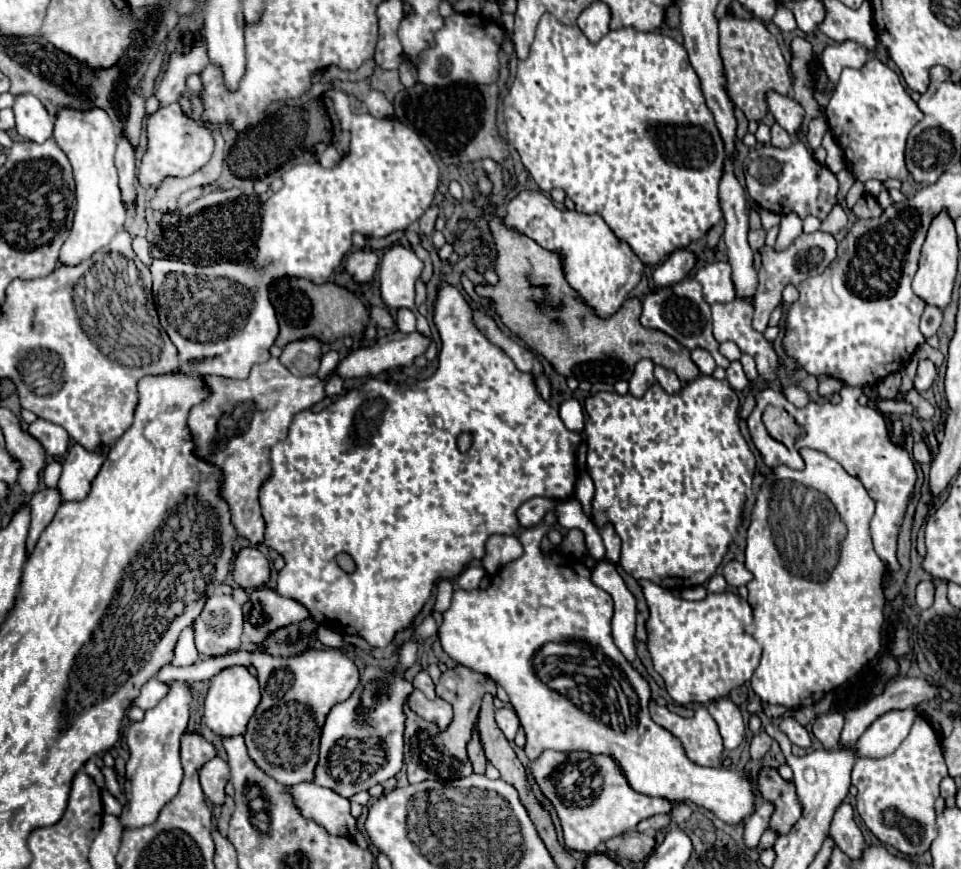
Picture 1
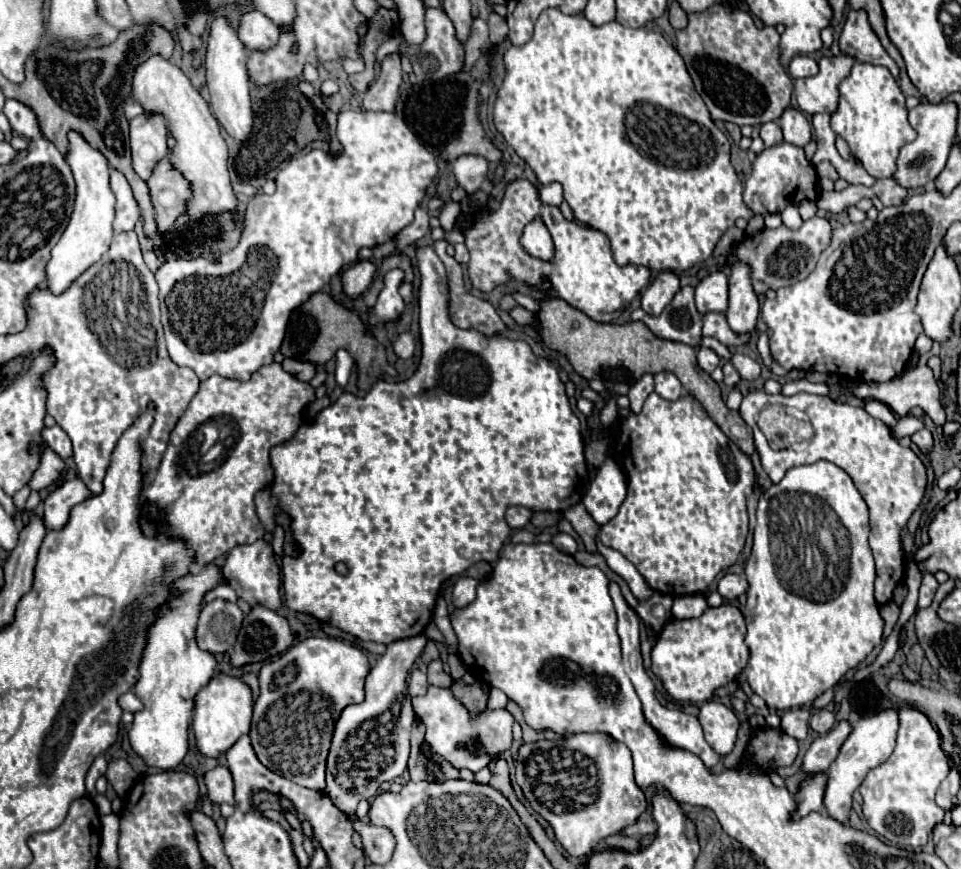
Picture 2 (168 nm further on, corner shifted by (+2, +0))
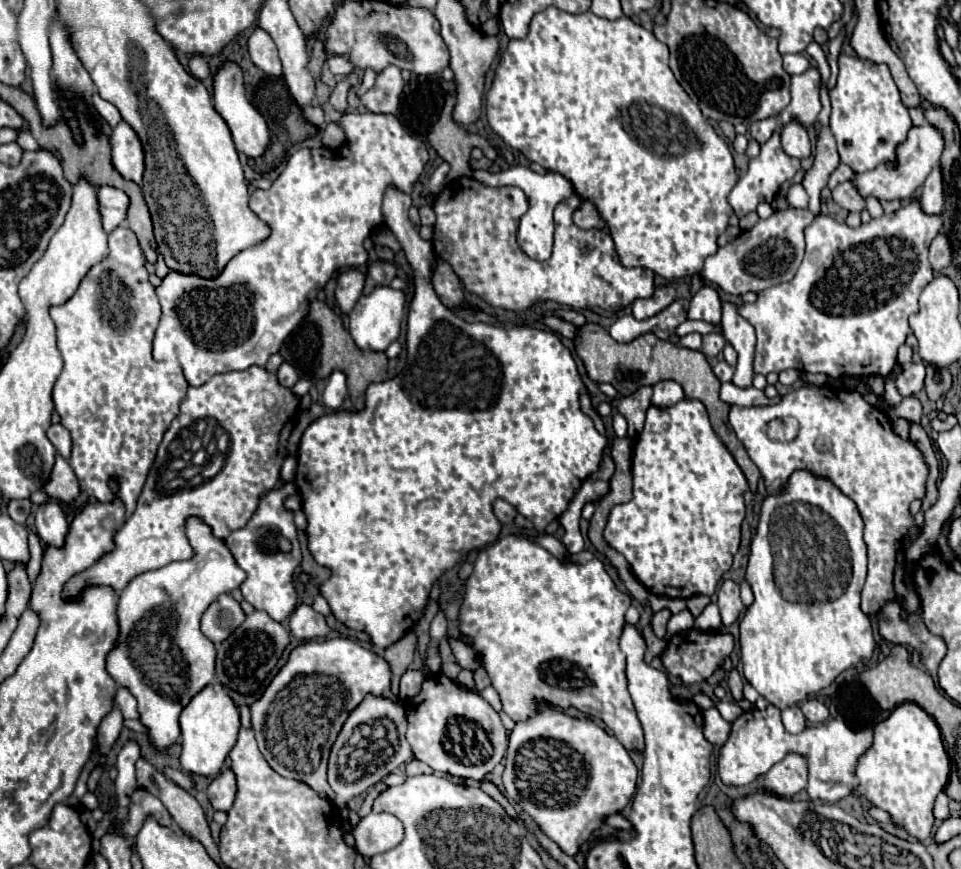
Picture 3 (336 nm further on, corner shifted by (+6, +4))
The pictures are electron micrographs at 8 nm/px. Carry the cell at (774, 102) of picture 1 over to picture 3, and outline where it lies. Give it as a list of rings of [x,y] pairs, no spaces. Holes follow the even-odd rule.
[[[797,122],[783,124],[781,142],[783,142],[783,150],[793,158],[807,158],[811,154],[809,134],[807,134],[805,126],[801,126]]]

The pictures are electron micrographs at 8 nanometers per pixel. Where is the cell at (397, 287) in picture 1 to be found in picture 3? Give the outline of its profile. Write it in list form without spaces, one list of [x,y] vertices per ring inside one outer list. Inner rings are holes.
[[[375,288],[369,296],[361,296],[349,314],[349,332],[355,344],[361,350],[385,350],[399,336],[403,308],[405,308],[405,296],[401,290]]]

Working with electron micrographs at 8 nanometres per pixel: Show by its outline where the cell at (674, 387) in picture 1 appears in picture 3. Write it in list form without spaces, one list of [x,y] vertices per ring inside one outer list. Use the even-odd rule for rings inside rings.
[[[661,380],[661,382],[653,384],[653,404],[655,406],[667,408],[667,406],[677,404],[683,398],[685,398],[683,388],[673,380]]]

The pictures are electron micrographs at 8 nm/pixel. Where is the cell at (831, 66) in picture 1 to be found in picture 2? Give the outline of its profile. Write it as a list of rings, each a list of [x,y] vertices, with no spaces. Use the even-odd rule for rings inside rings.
[[[833,56],[819,60],[819,74],[795,82],[795,98],[805,114],[835,112],[839,100],[839,82],[855,64],[851,56]]]

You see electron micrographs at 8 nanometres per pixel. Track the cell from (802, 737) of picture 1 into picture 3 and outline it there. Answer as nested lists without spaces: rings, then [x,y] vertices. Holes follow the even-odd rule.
[[[789,706],[783,710],[783,724],[785,730],[791,734],[799,734],[805,728],[805,716],[799,706]]]

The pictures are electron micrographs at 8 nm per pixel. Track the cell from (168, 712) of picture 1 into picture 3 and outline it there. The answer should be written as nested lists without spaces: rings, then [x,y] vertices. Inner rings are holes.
[[[199,518],[187,520],[187,536],[195,550],[195,556],[191,560],[183,562],[171,562],[159,570],[143,572],[141,576],[135,576],[121,592],[119,604],[117,604],[117,616],[119,616],[119,628],[121,636],[117,640],[117,646],[107,656],[107,672],[113,676],[113,680],[119,686],[125,686],[139,702],[139,722],[147,728],[147,742],[155,752],[165,752],[179,740],[179,714],[183,710],[183,704],[189,702],[203,686],[207,686],[213,680],[215,674],[215,646],[209,638],[203,636],[199,630],[199,620],[205,608],[217,600],[217,596],[231,592],[233,588],[239,588],[239,584],[245,580],[245,572],[235,564],[231,552],[227,550],[223,540],[213,538],[211,528],[203,524]],[[163,636],[169,636],[165,644],[167,648],[155,650],[157,642],[163,642]]]

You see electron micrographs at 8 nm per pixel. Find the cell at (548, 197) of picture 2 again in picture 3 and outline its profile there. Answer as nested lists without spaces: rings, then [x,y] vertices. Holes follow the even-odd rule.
[[[513,166],[507,172],[499,172],[499,174],[493,174],[487,170],[473,170],[473,178],[485,186],[517,186],[525,192],[525,196],[529,198],[529,210],[521,218],[521,224],[517,230],[517,244],[529,258],[539,260],[539,262],[549,260],[551,250],[553,250],[553,210],[561,200],[567,200],[573,194],[571,182],[563,178],[561,174],[553,174],[553,172],[537,174],[525,166]]]

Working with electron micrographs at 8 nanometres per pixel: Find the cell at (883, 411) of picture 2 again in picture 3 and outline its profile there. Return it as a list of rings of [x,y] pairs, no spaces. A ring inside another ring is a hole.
[[[915,396],[911,398],[903,398],[903,402],[893,408],[895,410],[895,418],[905,418],[913,424],[919,424],[919,416],[921,416],[921,406],[919,406],[919,400]]]

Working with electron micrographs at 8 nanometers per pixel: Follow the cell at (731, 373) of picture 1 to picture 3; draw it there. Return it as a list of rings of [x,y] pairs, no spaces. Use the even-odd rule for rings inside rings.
[[[725,360],[717,362],[717,366],[713,368],[713,372],[715,372],[715,376],[717,376],[721,382],[729,382],[731,376],[733,376],[733,368],[731,368]]]

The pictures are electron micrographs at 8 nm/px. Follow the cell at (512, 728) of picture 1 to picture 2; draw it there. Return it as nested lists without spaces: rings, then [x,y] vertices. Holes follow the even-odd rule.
[[[429,686],[425,696],[413,698],[413,710],[417,718],[425,724],[425,746],[431,754],[439,754],[443,760],[447,760],[451,766],[457,770],[471,770],[473,774],[479,772],[481,768],[489,766],[491,760],[497,760],[505,750],[511,748],[511,726],[513,726],[513,716],[507,710],[483,710],[479,716],[471,716],[467,708],[453,696],[449,688],[437,688]]]

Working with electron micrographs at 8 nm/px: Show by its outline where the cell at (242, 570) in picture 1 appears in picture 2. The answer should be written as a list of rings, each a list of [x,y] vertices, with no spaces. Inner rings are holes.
[[[257,540],[253,544],[241,544],[235,546],[225,560],[223,566],[223,576],[225,582],[237,592],[237,596],[245,602],[249,602],[249,606],[265,606],[269,610],[279,610],[283,600],[281,600],[281,568],[277,564],[275,552],[271,548],[271,544],[267,540]]]

